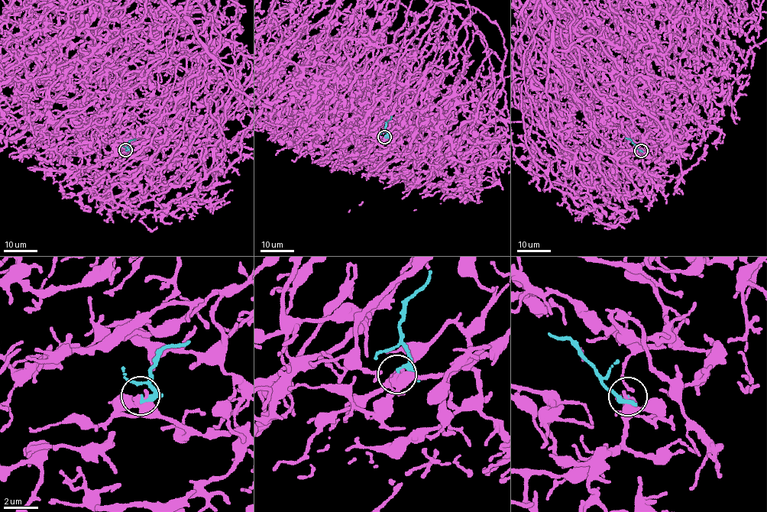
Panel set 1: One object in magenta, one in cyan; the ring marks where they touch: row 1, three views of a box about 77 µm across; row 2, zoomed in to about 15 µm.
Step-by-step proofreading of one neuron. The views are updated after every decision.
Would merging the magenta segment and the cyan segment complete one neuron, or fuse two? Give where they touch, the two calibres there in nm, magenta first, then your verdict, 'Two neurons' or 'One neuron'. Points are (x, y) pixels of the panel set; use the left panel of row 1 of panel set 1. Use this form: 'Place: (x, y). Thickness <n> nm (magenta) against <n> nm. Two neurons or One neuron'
Place: (125, 150). Thickness 440 nm (magenta) against 140 nm. Two neurons

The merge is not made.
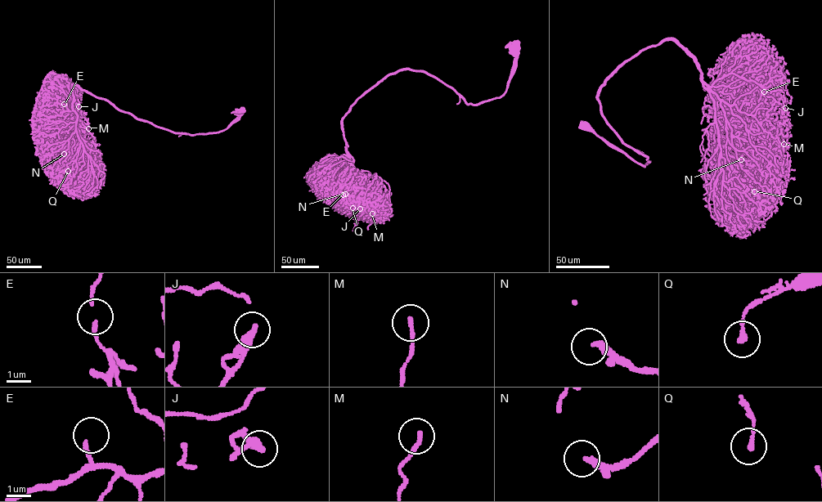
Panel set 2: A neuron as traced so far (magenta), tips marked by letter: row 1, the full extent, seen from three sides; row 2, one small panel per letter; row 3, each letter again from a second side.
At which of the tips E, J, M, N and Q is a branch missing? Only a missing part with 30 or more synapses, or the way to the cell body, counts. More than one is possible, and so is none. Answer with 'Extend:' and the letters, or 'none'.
Extend: N

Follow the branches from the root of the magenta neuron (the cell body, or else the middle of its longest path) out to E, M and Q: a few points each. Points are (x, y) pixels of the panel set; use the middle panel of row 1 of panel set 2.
E: (516, 44), (506, 90), (478, 104), (407, 69), (370, 89), (342, 121), (357, 181), (343, 194)
M: (516, 44), (499, 97), (468, 104), (432, 76), (405, 69), (351, 106), (343, 136), (372, 213)
Q: (516, 44), (499, 97), (468, 104), (405, 69), (357, 100), (343, 136), (355, 173), (373, 190), (352, 208)

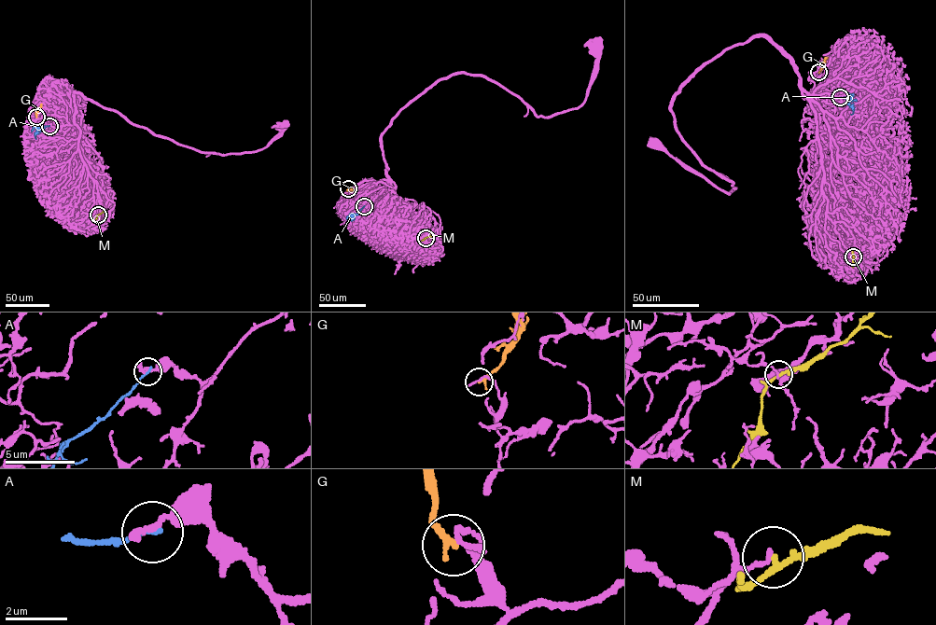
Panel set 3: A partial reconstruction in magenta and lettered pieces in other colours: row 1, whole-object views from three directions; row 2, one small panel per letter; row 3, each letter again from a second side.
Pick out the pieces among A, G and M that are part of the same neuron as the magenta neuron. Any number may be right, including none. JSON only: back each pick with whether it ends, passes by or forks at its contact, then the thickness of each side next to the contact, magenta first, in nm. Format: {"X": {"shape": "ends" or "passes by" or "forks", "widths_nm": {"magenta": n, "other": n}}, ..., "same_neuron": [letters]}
{"same_neuron": []}

